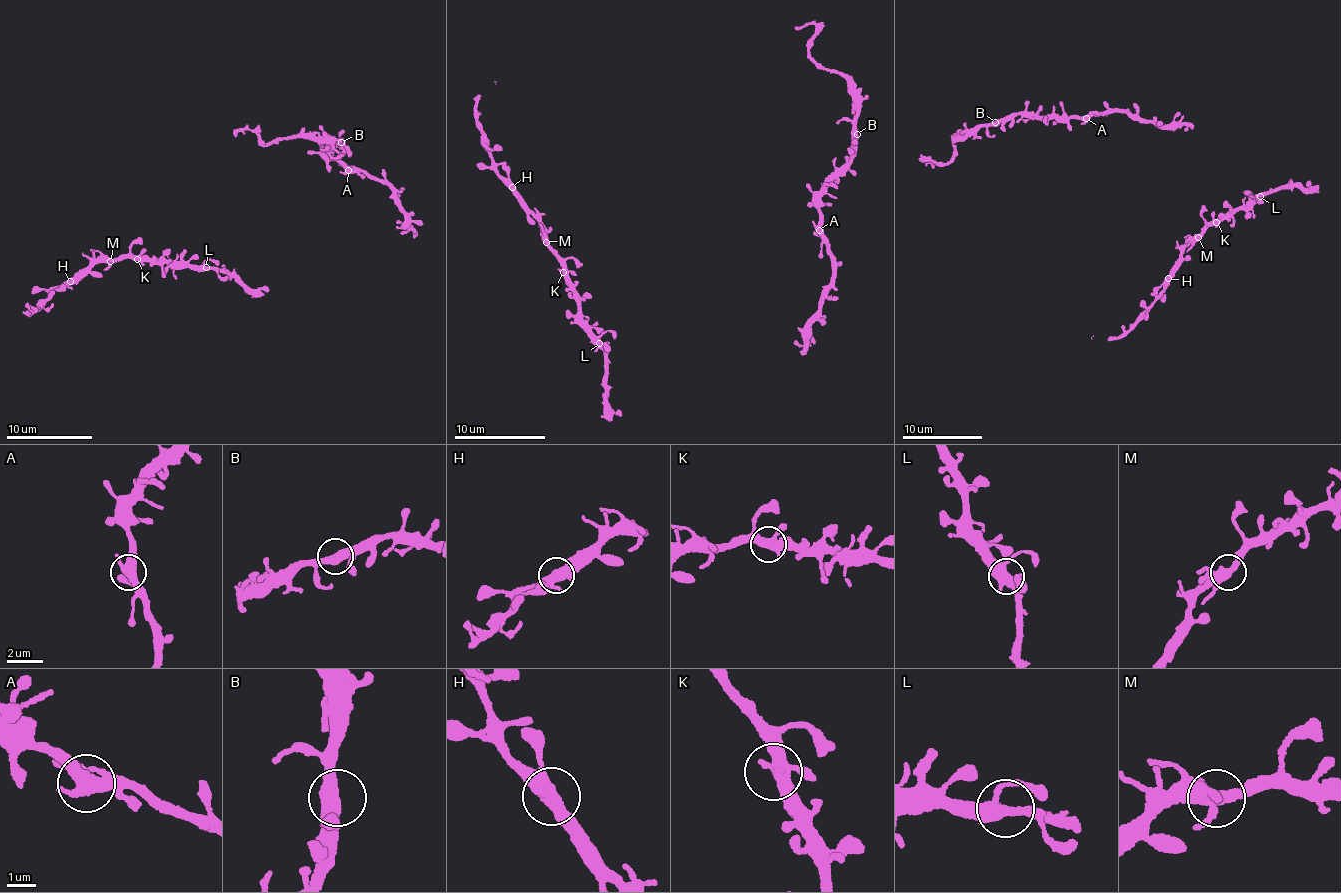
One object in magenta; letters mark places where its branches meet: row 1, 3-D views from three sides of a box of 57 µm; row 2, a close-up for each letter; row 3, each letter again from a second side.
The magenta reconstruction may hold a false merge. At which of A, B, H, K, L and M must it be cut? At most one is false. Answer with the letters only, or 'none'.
none

